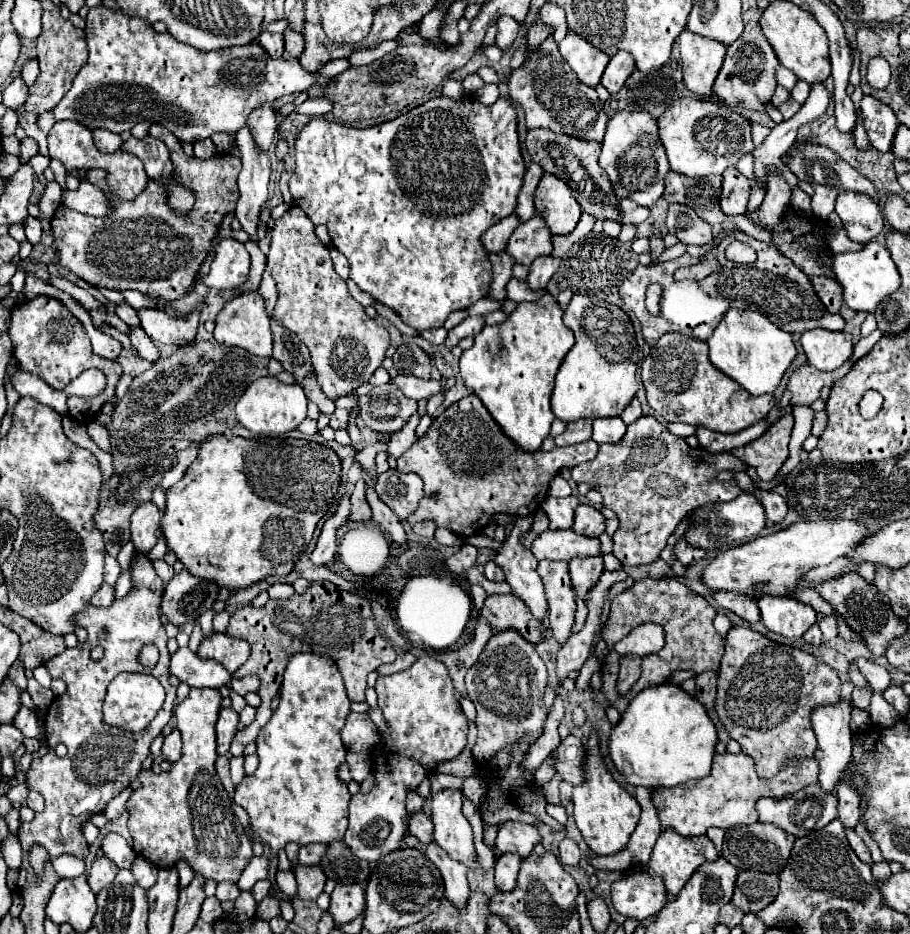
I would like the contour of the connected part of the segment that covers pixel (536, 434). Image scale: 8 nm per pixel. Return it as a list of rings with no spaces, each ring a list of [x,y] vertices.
[[[551,293],[539,301],[523,301],[499,325],[485,325],[471,349],[465,349],[459,359],[465,385],[479,395],[493,419],[501,425],[521,449],[537,451],[549,435],[555,419],[551,411],[551,393],[555,375],[575,345],[573,331],[563,325],[563,311]]]

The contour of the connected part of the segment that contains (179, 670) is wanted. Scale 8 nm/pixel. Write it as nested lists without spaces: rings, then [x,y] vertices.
[[[179,647],[171,655],[171,661],[171,673],[189,683],[189,687],[223,687],[231,681],[229,671],[225,671],[221,663],[213,659],[201,659],[189,647]]]

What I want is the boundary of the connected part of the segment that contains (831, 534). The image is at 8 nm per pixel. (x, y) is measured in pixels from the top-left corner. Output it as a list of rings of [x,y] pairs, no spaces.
[[[819,519],[793,523],[773,535],[757,537],[745,545],[737,545],[721,553],[705,569],[703,583],[713,591],[735,591],[751,597],[751,585],[761,583],[765,585],[765,595],[783,597],[797,587],[815,587],[805,583],[801,577],[805,577],[815,567],[829,565],[837,557],[849,555],[849,551],[853,551],[853,547],[857,547],[865,535],[871,535],[871,531],[855,519]]]

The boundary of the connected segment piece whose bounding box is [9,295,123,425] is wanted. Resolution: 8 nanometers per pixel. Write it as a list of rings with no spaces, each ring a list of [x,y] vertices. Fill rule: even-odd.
[[[39,295],[31,301],[21,301],[11,311],[11,327],[9,337],[13,343],[13,357],[17,359],[17,367],[25,373],[33,373],[41,377],[49,387],[63,391],[75,377],[79,377],[89,367],[95,367],[107,375],[107,387],[97,397],[67,397],[69,417],[77,423],[91,423],[95,421],[97,413],[101,411],[103,403],[107,403],[115,395],[117,379],[123,375],[123,369],[117,361],[107,361],[91,351],[89,337],[81,321],[55,297]]]

